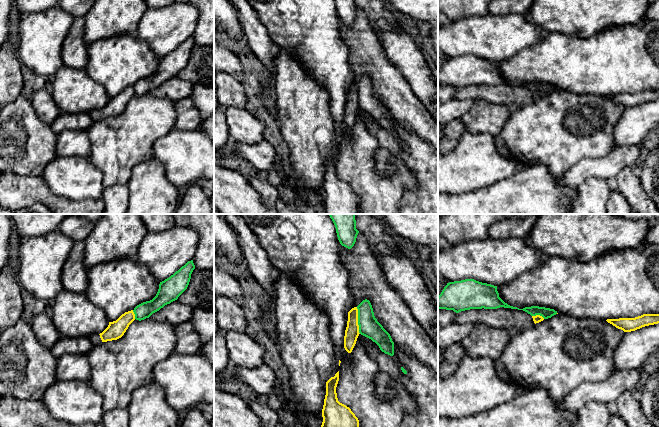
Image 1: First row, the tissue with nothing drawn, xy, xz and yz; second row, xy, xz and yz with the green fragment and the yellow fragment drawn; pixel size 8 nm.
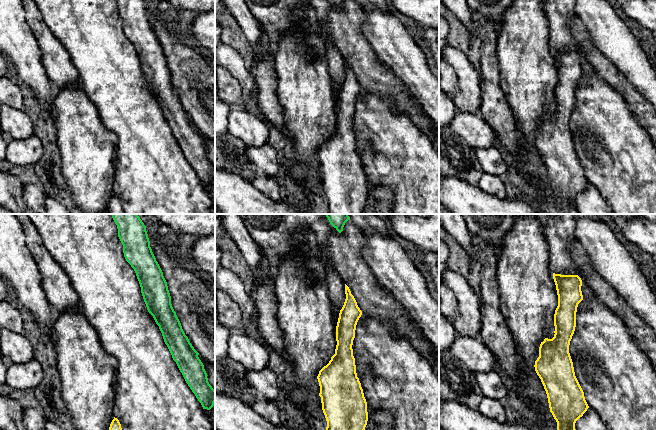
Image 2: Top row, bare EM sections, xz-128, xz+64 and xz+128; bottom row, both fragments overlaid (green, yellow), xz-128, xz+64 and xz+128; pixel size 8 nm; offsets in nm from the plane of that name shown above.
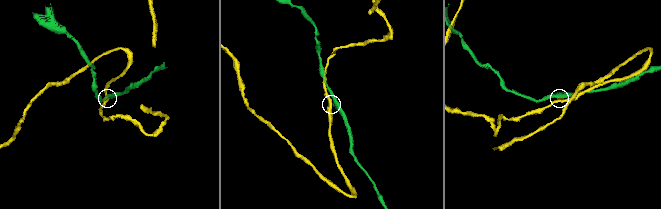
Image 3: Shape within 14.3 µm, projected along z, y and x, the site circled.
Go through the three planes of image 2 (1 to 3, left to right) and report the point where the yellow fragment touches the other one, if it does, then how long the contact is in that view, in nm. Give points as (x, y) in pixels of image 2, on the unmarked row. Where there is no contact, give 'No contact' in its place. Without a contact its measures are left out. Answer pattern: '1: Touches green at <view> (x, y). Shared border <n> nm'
1: No contact
2: No contact
3: No contact

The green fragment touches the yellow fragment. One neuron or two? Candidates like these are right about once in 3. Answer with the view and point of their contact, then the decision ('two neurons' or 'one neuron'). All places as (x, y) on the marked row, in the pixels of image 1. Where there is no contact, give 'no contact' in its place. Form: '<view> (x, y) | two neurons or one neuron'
xz (358, 320) | two neurons

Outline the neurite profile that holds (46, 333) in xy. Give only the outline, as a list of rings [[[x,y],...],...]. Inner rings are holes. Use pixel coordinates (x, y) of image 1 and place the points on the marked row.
[[[49,310],[38,311],[30,324],[39,343],[48,347],[56,358],[67,354],[84,355],[93,348],[89,337],[62,338]]]

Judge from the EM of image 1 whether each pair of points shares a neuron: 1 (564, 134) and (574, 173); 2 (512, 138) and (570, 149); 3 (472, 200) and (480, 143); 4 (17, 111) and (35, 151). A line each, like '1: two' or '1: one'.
1: two
2: one
3: two
4: one

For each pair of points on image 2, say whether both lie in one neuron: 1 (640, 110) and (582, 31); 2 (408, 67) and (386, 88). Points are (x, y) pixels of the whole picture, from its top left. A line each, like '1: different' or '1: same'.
1: same
2: different

